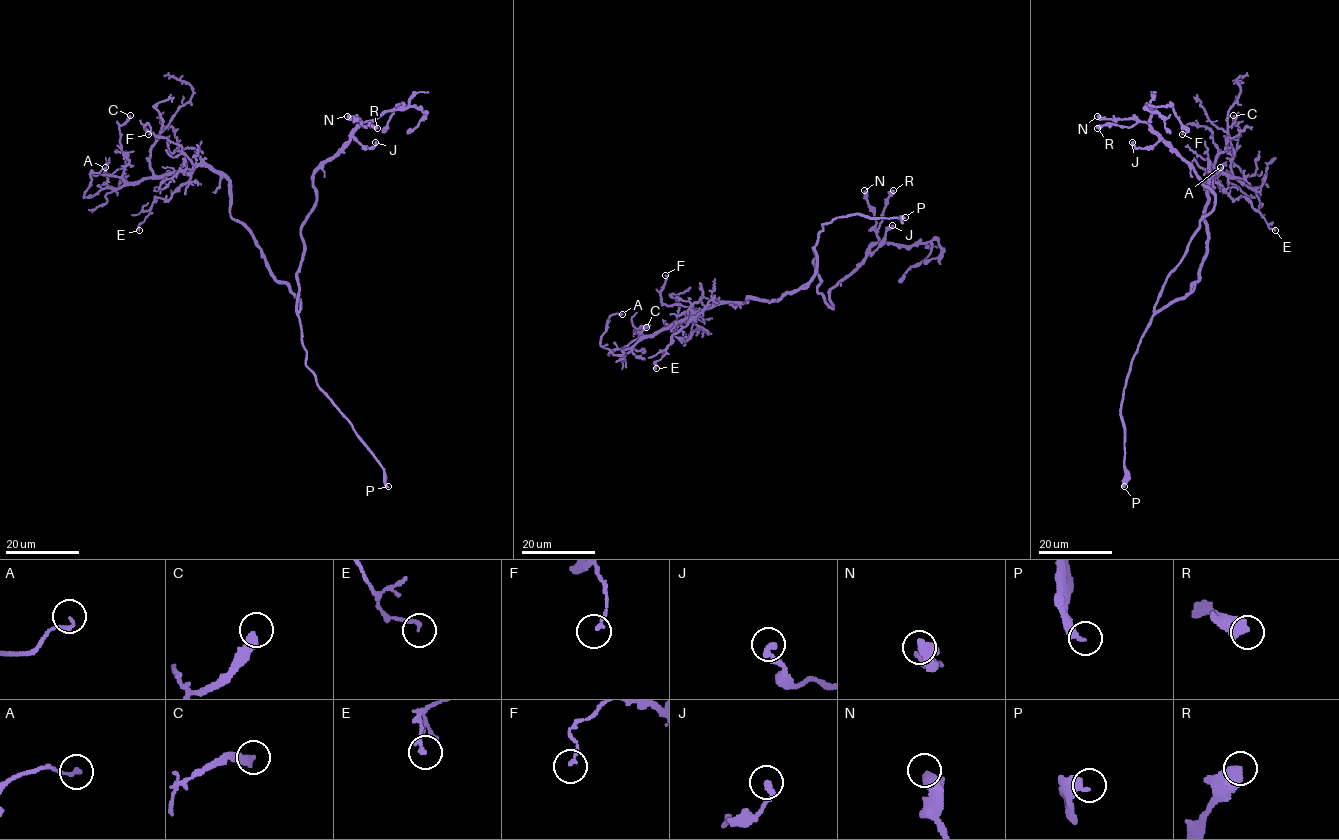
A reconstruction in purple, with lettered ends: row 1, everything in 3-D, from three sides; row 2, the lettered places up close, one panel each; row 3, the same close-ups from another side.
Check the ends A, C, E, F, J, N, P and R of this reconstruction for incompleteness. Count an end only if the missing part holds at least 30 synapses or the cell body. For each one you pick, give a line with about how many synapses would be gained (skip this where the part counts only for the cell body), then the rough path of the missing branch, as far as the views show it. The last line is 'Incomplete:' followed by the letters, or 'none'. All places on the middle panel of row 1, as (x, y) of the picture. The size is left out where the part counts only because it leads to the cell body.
Incomplete: P

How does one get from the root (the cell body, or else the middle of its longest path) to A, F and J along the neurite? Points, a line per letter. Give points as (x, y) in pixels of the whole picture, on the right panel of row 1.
A: (1171, 301), (1190, 291), (1206, 254), (1209, 167), (1255, 188), (1256, 194), (1248, 197), (1220, 167)
F: (1171, 301), (1182, 299), (1198, 278), (1207, 238), (1209, 167), (1218, 154), (1205, 126), (1187, 123), (1182, 134)
J: (1171, 301), (1154, 310), (1167, 275), (1212, 210), (1215, 195), (1159, 137), (1148, 148), (1132, 142)

